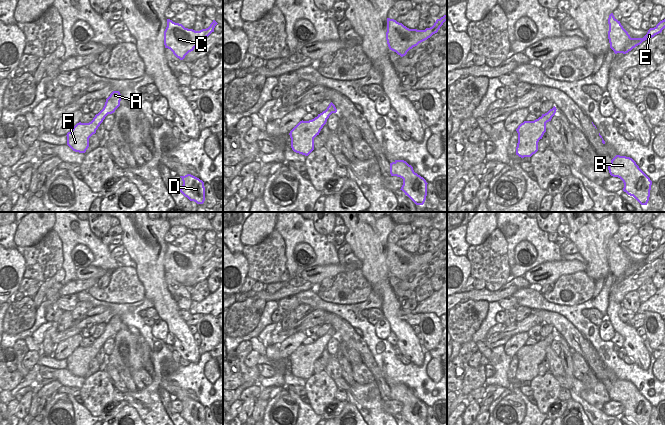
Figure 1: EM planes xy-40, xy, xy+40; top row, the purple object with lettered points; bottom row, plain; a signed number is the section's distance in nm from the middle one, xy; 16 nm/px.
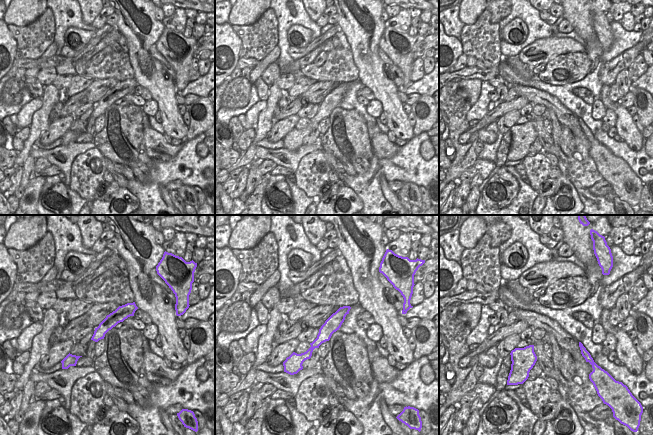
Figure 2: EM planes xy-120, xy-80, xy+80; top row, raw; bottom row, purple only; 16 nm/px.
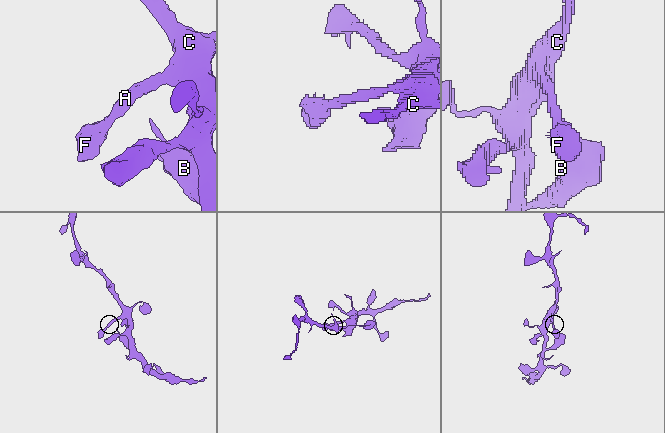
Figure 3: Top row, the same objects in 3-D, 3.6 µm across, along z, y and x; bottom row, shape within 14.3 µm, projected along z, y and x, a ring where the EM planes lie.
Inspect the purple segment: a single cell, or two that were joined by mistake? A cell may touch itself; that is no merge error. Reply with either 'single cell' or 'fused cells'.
single cell

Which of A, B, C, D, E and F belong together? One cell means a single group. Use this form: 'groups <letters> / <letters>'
groups A B C D E F

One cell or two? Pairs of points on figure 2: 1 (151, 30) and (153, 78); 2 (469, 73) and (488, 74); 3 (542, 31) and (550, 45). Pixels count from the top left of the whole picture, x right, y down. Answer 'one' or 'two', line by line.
1: one
2: one
3: two

